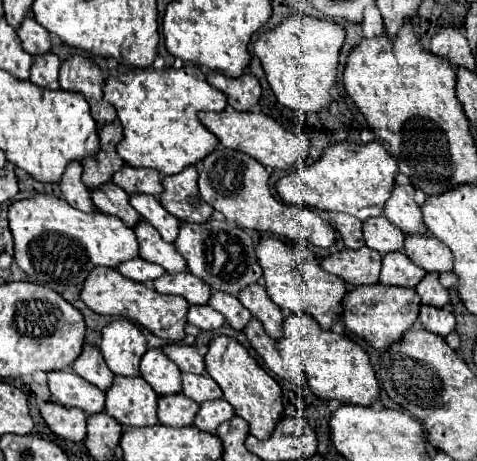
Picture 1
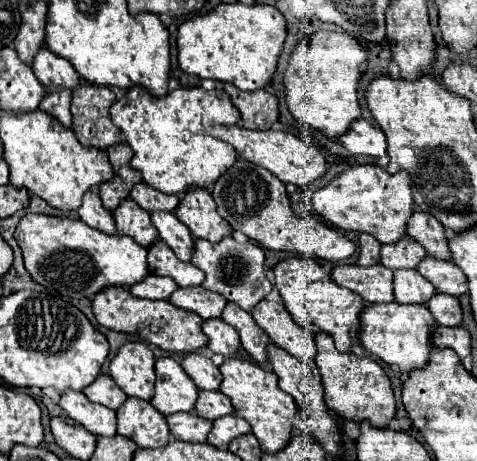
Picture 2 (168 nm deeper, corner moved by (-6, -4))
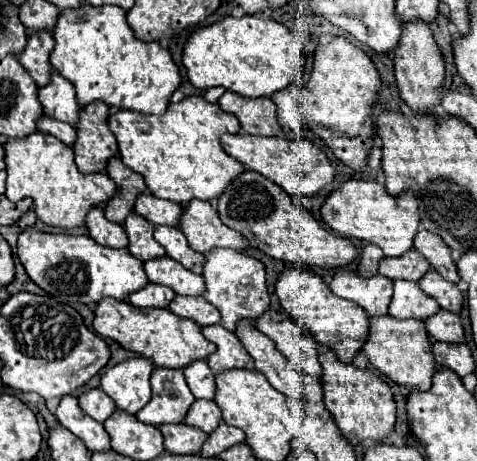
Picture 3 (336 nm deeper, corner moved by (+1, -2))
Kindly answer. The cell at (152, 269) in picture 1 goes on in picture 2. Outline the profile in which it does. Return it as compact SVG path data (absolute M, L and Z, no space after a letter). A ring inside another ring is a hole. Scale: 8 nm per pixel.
M148 274L148 280L144 280L144 284L132 284L132 290L130 292L134 296L138 296L138 298L166 300L176 288L178 288L178 284L172 278Z

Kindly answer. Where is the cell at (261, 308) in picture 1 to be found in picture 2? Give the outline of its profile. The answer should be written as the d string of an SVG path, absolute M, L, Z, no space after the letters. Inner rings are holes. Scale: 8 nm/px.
M262 300L252 310L252 316L274 344L278 344L280 348L284 348L286 352L300 360L314 360L316 356L314 334L296 324L296 320L286 312L282 304Z

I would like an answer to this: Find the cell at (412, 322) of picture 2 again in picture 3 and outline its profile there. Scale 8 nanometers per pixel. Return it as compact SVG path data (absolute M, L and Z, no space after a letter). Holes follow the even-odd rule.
M381 316L381 318L369 318L369 338L363 346L363 354L369 358L369 362L389 380L395 384L401 384L409 390L429 390L431 378L437 372L435 358L433 358L433 342L427 336L425 322L409 318L409 320L397 320L393 316Z

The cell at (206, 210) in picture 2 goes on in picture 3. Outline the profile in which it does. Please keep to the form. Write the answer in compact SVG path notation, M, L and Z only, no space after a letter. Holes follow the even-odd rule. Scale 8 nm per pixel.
M189 202L181 216L181 230L195 252L207 254L213 248L245 250L249 240L225 226L211 202Z

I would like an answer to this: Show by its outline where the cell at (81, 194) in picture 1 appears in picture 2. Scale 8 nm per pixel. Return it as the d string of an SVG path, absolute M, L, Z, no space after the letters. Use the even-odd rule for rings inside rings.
M96 190L84 192L84 200L82 200L80 208L78 208L78 216L80 216L80 220L84 220L88 226L92 226L96 230L102 230L106 234L116 232L114 218L112 218L112 214L108 210L104 210Z

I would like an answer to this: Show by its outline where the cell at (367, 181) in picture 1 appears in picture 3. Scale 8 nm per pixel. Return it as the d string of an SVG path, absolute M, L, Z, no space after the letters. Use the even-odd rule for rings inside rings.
M347 180L341 190L335 190L321 208L323 222L343 238L357 238L379 246L385 256L397 258L413 248L413 238L419 232L419 204L407 194L391 198L379 182Z

